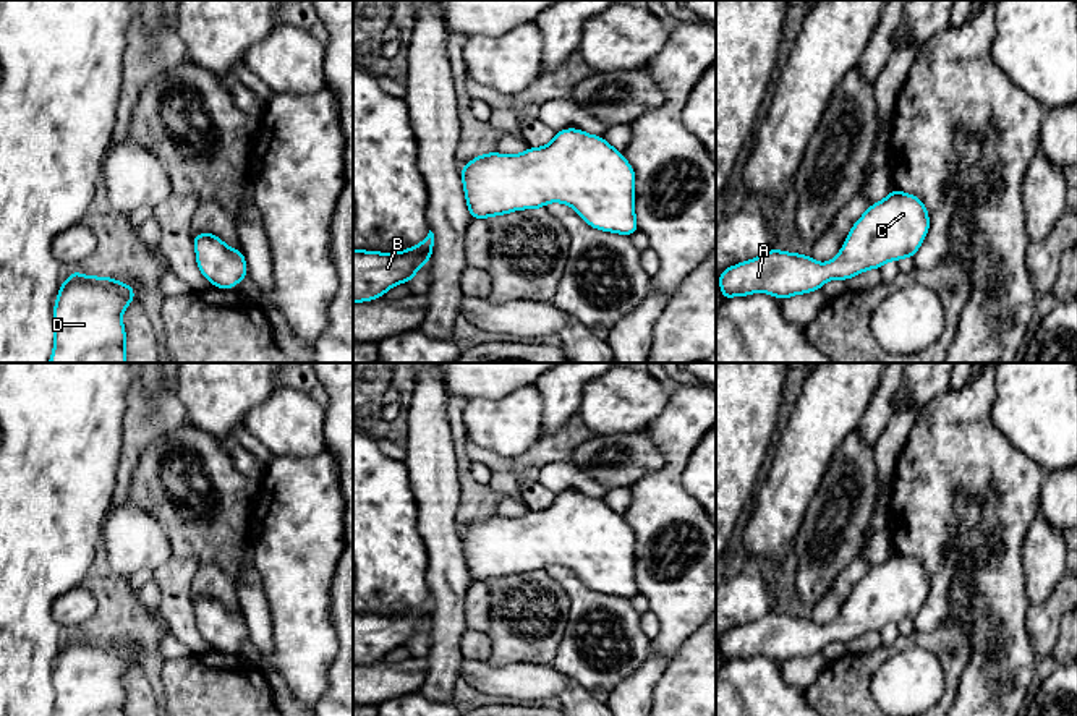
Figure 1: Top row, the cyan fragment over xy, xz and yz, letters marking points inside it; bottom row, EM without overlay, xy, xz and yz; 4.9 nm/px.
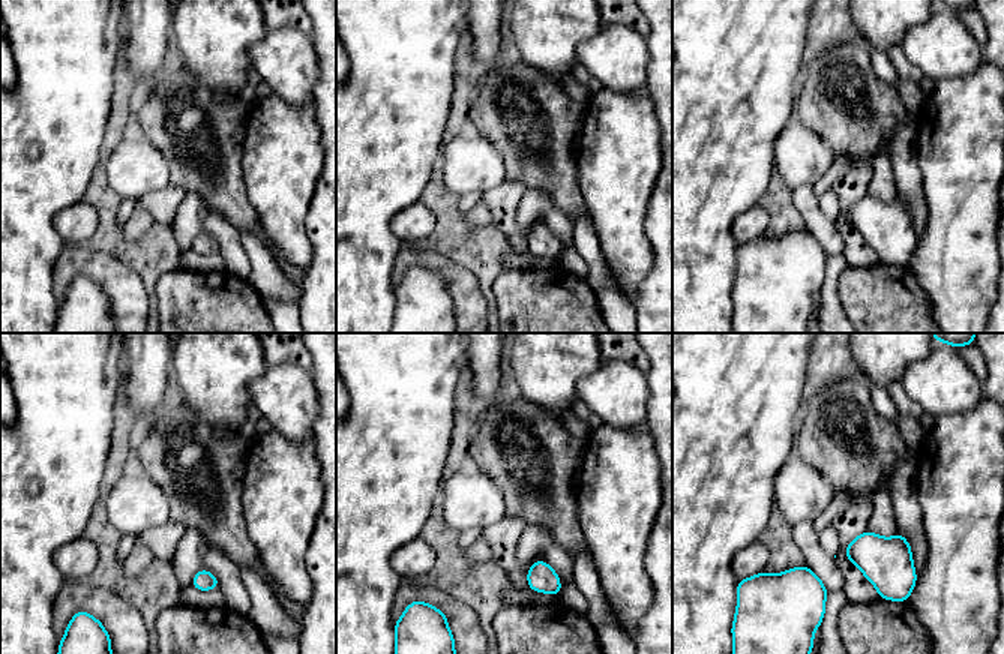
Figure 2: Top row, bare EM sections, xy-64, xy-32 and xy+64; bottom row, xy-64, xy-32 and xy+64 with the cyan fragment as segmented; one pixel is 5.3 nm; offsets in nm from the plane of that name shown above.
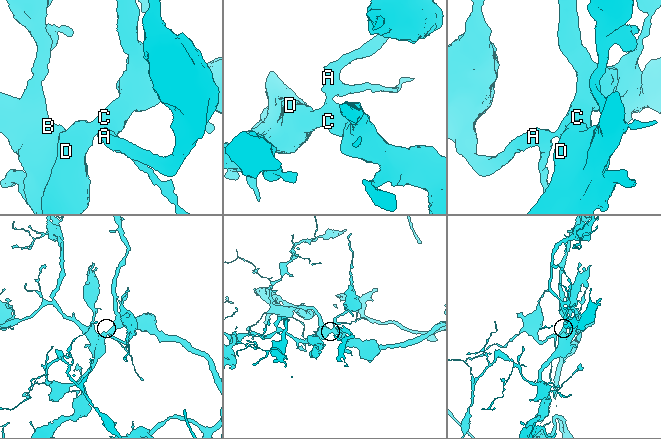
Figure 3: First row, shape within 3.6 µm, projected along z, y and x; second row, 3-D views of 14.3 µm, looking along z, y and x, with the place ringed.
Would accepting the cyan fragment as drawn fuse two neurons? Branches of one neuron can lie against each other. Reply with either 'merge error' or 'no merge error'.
no merge error

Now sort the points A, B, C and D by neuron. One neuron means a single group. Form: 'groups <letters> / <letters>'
groups A B C D

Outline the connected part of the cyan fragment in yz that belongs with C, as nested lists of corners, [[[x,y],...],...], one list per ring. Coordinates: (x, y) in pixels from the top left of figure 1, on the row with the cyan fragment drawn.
[[[892,190],[854,224],[839,254],[829,262],[773,248],[719,274],[722,300],[756,292],[785,300],[823,288],[831,279],[847,282],[868,269],[881,269],[888,261],[915,258],[928,230],[930,215],[923,201]]]

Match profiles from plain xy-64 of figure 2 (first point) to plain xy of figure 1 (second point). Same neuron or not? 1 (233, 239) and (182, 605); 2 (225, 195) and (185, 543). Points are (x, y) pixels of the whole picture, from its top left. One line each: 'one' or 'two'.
1: two
2: one

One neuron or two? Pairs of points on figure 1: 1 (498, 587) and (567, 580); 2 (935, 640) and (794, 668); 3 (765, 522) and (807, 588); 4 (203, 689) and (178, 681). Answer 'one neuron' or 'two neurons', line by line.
1: two neurons
2: two neurons
3: two neurons
4: one neuron

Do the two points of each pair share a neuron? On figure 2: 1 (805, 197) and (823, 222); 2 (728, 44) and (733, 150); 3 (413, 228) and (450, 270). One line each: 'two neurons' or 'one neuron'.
1: one neuron
2: one neuron
3: two neurons

